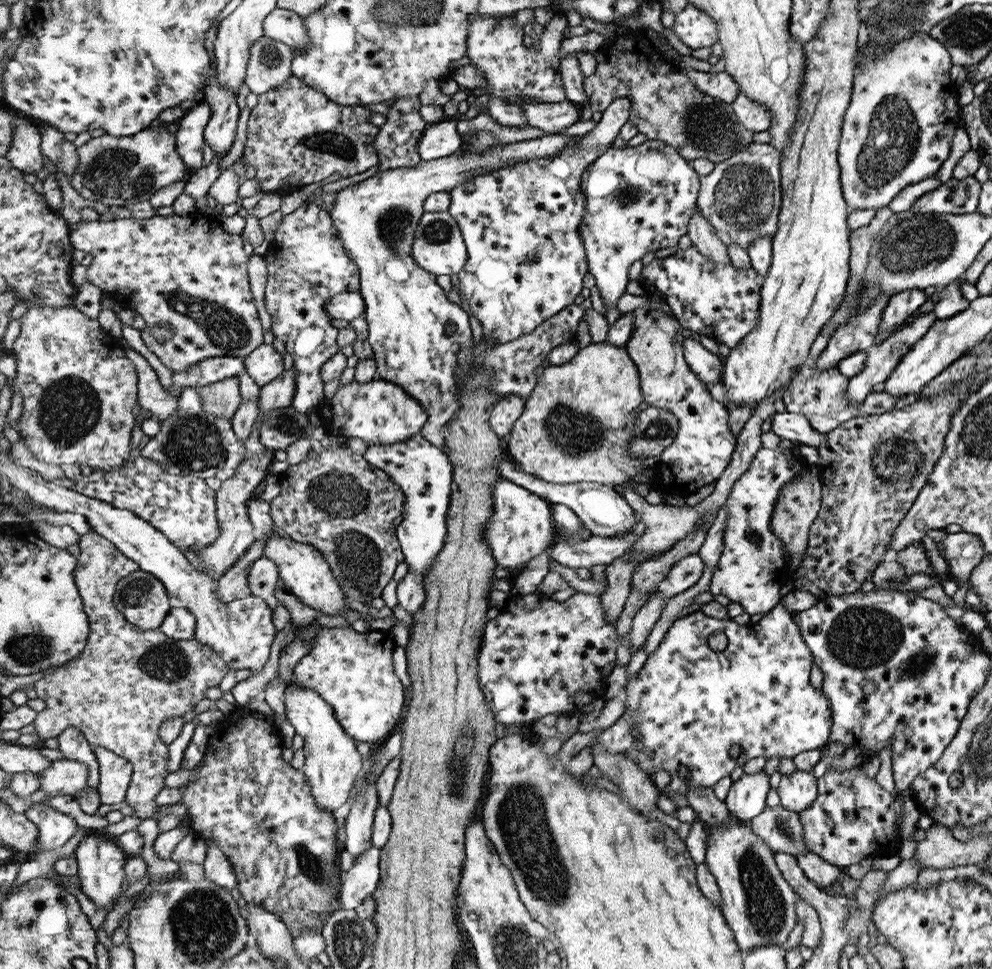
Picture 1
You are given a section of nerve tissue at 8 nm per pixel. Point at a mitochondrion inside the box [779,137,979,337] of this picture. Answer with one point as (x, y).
(915, 244)

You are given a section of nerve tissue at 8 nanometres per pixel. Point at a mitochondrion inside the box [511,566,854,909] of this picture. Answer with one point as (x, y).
(783, 826)

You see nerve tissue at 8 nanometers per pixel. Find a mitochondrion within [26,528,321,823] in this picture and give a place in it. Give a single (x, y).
(163, 662)

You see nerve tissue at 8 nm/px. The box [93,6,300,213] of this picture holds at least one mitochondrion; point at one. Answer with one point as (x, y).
(269, 56)

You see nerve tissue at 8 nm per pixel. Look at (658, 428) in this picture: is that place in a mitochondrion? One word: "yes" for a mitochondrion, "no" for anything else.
yes

